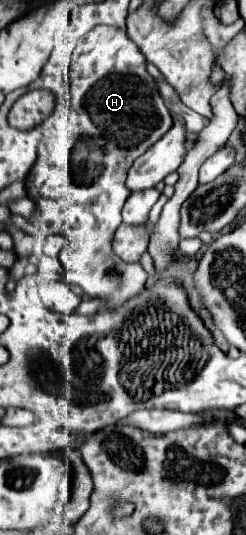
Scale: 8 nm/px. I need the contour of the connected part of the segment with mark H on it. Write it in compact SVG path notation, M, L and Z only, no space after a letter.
M97 25L87 35L83 35L77 43L77 49L73 51L69 67L69 85L73 101L71 115L77 121L71 137L71 147L63 149L61 141L39 143L37 161L31 167L29 177L25 179L27 197L37 203L37 215L33 217L33 225L39 227L43 233L63 233L69 239L67 247L61 251L61 265L67 271L69 283L79 285L89 297L105 299L107 311L117 309L129 297L137 295L147 283L147 273L141 263L125 263L111 251L111 237L123 221L121 209L131 193L125 187L129 167L173 125L171 113L157 89L157 83L147 73L145 65L147 59L123 29Z

